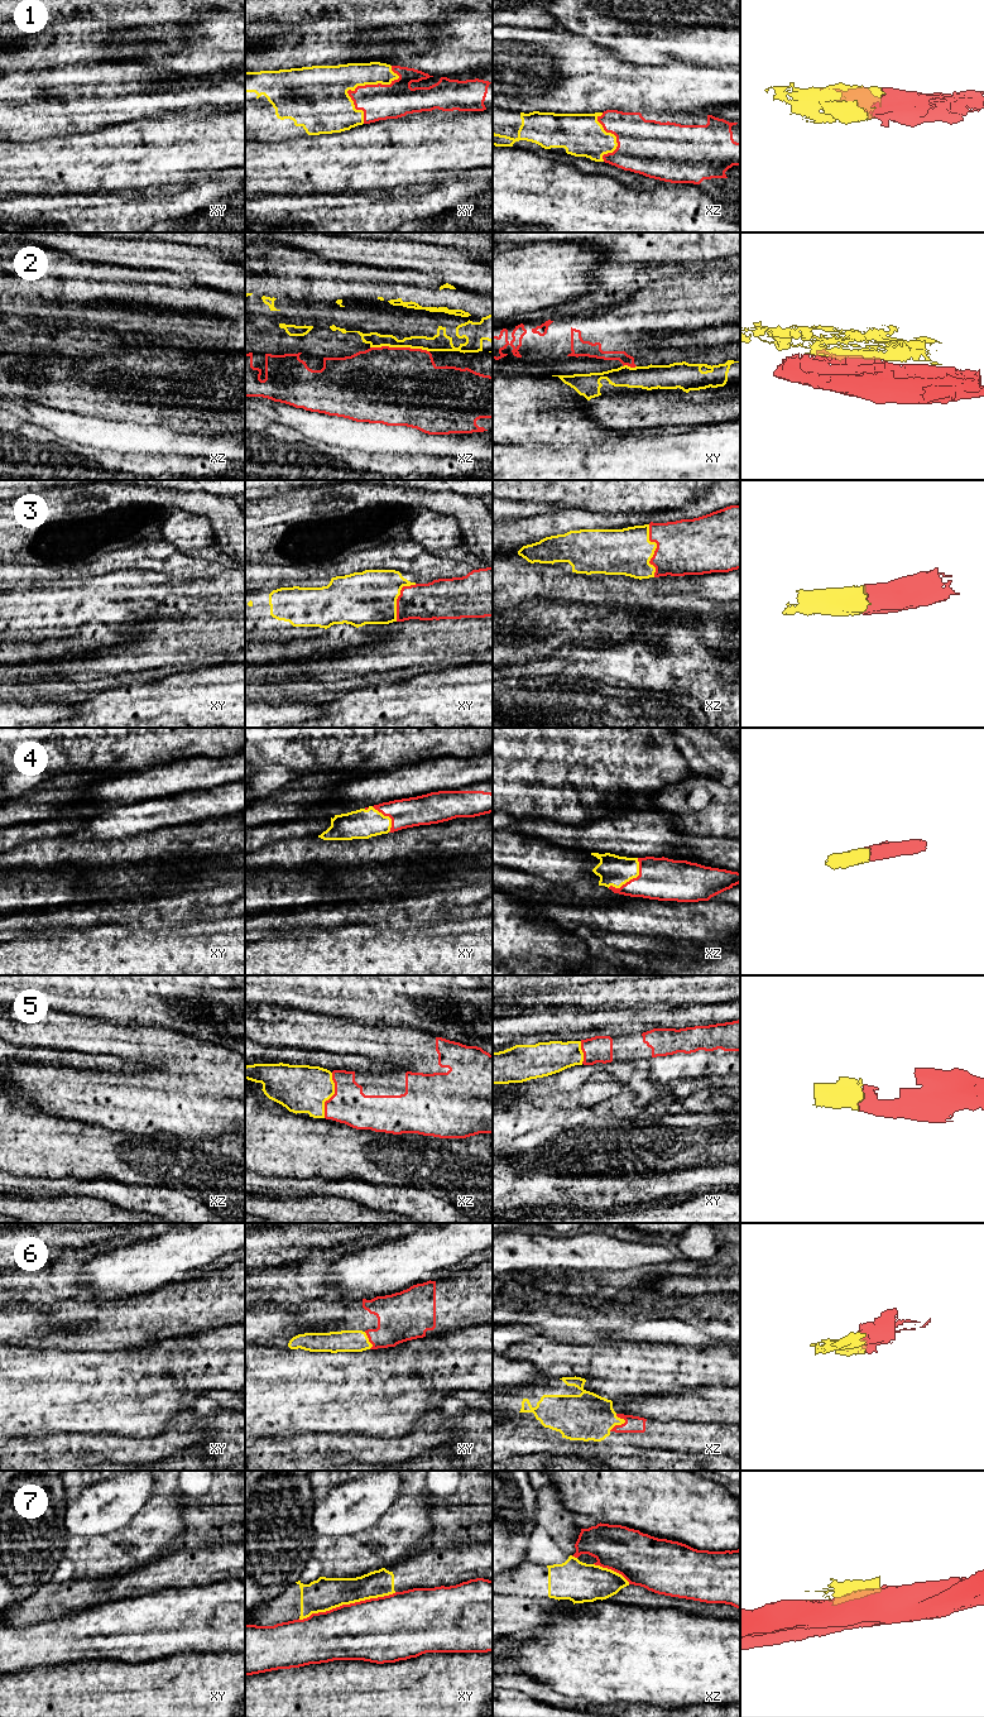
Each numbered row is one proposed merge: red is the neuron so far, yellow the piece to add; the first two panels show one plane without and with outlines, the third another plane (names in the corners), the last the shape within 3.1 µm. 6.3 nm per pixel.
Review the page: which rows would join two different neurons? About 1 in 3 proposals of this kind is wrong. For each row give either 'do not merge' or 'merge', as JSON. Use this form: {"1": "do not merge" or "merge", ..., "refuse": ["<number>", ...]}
{"1": "merge", "2": "do not merge", "3": "merge", "4": "merge", "5": "merge", "6": "merge", "7": "do not merge", "refuse": ["2", "7"]}

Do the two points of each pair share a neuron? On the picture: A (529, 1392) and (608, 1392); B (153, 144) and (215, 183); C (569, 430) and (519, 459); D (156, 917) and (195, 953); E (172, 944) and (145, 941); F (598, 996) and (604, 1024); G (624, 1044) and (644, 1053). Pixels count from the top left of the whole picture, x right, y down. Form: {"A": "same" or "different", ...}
{"A": "different", "B": "different", "C": "different", "D": "different", "E": "same", "F": "different", "G": "same"}

